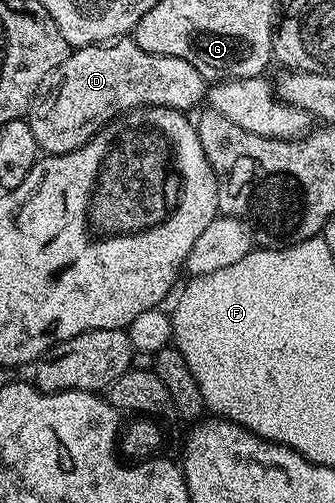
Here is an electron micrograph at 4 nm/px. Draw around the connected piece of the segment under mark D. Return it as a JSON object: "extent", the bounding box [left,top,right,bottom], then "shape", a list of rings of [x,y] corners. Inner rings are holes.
{"extent":[27,39,206,154],"shape":[[[132,39],[82,45],[74,48],[69,57],[39,83],[29,104],[27,120],[42,154],[70,153],[83,147],[98,129],[130,109],[158,105],[182,111],[196,110],[205,101],[206,88],[205,78],[187,59],[148,53]]]}

